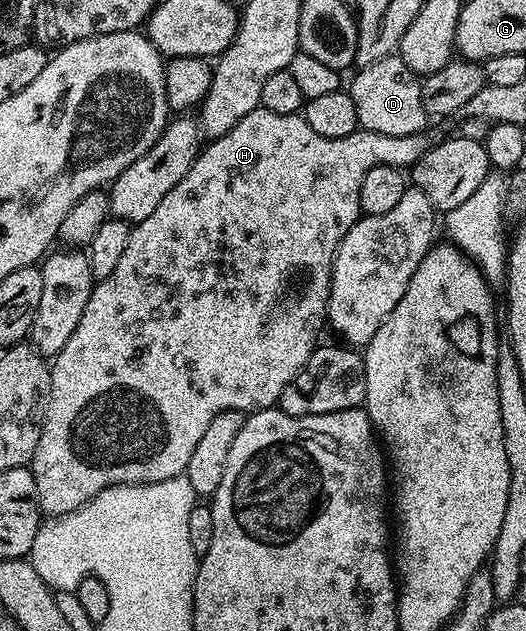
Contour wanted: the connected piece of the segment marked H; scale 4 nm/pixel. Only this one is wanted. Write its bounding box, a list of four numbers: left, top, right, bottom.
[30,106,427,517]

